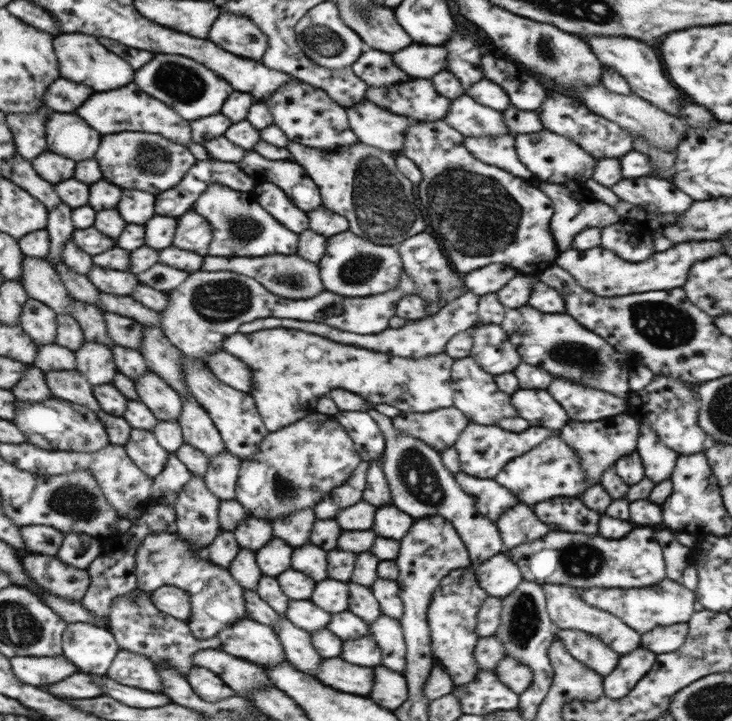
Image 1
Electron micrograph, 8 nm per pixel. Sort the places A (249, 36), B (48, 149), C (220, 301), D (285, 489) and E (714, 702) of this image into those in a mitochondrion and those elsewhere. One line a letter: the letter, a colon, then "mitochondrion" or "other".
A: mitochondrion
B: other
C: mitochondrion
D: mitochondrion
E: mitochondrion

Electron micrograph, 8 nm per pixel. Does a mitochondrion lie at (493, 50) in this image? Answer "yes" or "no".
no

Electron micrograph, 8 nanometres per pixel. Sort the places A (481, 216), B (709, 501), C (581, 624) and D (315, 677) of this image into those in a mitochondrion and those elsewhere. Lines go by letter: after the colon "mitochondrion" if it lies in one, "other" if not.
A: mitochondrion
B: mitochondrion
C: other
D: other

